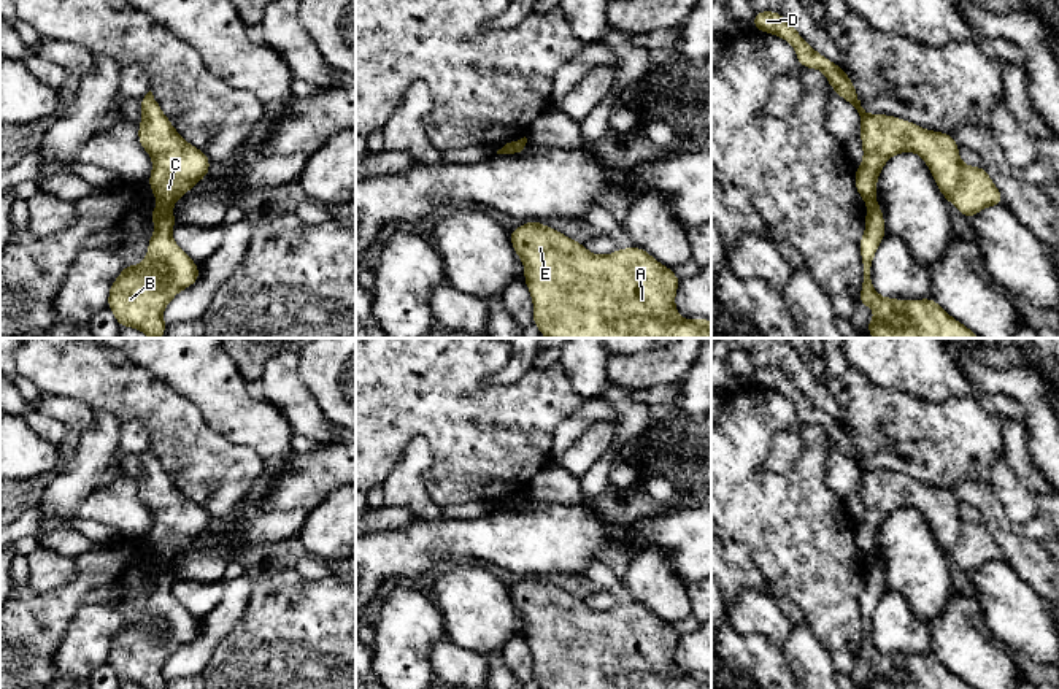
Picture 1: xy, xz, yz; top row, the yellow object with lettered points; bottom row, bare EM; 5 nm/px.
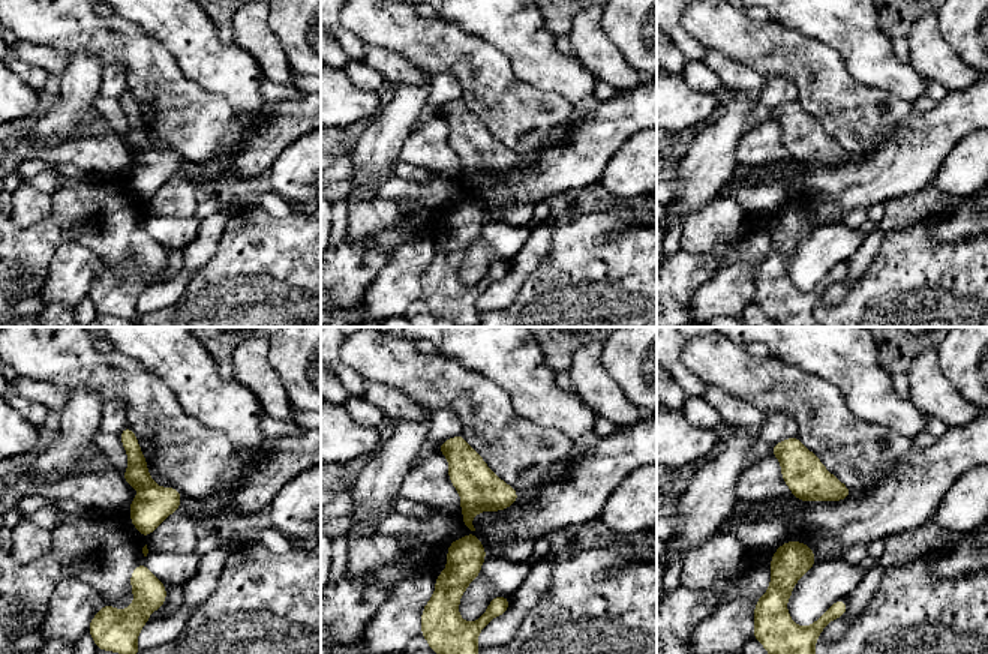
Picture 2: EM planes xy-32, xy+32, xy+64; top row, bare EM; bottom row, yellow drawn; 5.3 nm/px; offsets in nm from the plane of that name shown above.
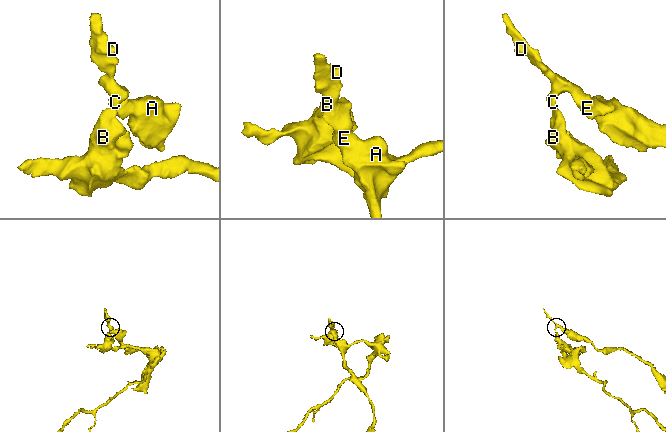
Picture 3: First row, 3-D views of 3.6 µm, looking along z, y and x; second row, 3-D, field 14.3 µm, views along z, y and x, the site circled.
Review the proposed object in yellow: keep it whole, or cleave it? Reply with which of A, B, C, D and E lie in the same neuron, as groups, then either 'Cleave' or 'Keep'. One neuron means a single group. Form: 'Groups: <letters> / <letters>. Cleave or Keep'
Groups: A C D E / B. Cleave

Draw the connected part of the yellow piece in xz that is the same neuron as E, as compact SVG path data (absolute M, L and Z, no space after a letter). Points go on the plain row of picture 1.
M540 576L510 587L524 619L524 637L533 659L532 678L540 689L711 689L711 676L684 675L675 662L680 633L649 608L630 602L599 611Z

